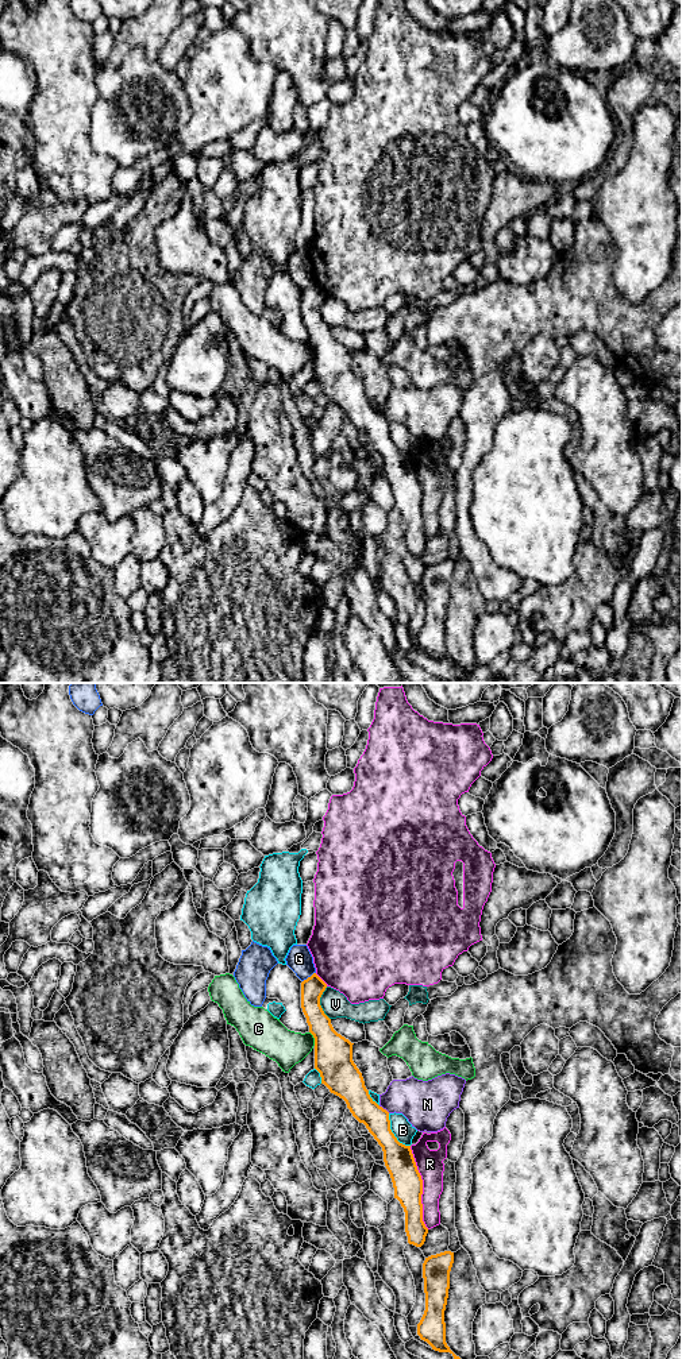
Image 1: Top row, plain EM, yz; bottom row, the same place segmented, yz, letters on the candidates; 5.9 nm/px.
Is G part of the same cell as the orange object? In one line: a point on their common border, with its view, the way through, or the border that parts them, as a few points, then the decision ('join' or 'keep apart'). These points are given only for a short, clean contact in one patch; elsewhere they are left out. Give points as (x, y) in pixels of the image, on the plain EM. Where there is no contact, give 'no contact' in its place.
yz (308, 286) | along yz (315, 281), (303, 290) | keep apart

